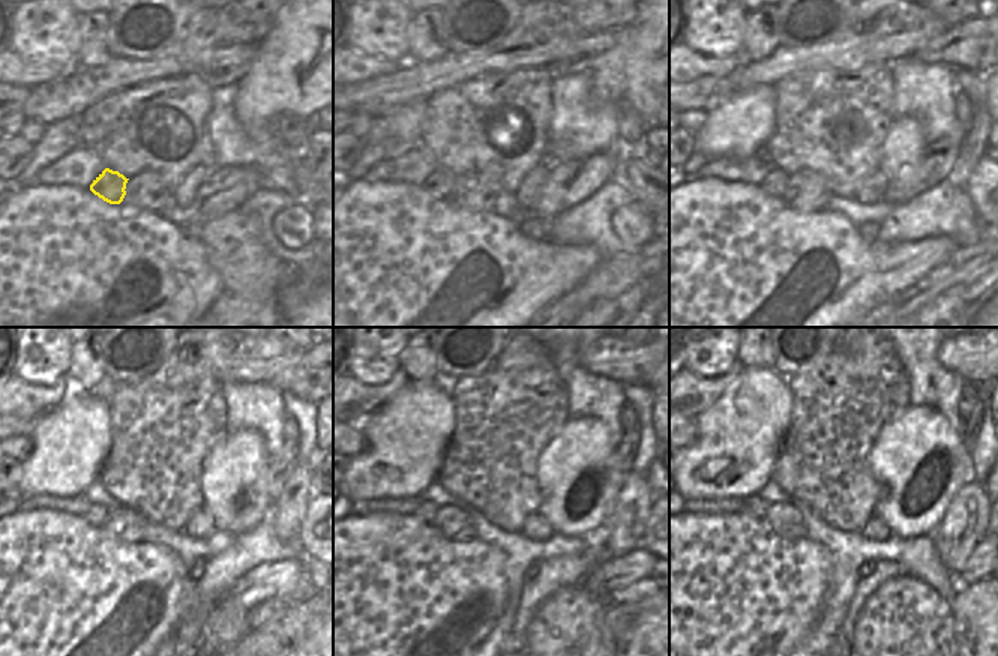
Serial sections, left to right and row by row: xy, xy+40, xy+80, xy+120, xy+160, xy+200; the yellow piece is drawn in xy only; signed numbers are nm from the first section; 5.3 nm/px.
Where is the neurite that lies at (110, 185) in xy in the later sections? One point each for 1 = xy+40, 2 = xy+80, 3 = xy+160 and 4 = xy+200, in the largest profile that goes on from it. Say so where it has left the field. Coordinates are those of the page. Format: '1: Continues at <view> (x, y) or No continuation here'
1: Continues at xy+40 (440, 183)
2: Continues at xy+80 (775, 183)
3: Continues at xy+160 (426, 512)
4: Continues at xy+200 (755, 506)

